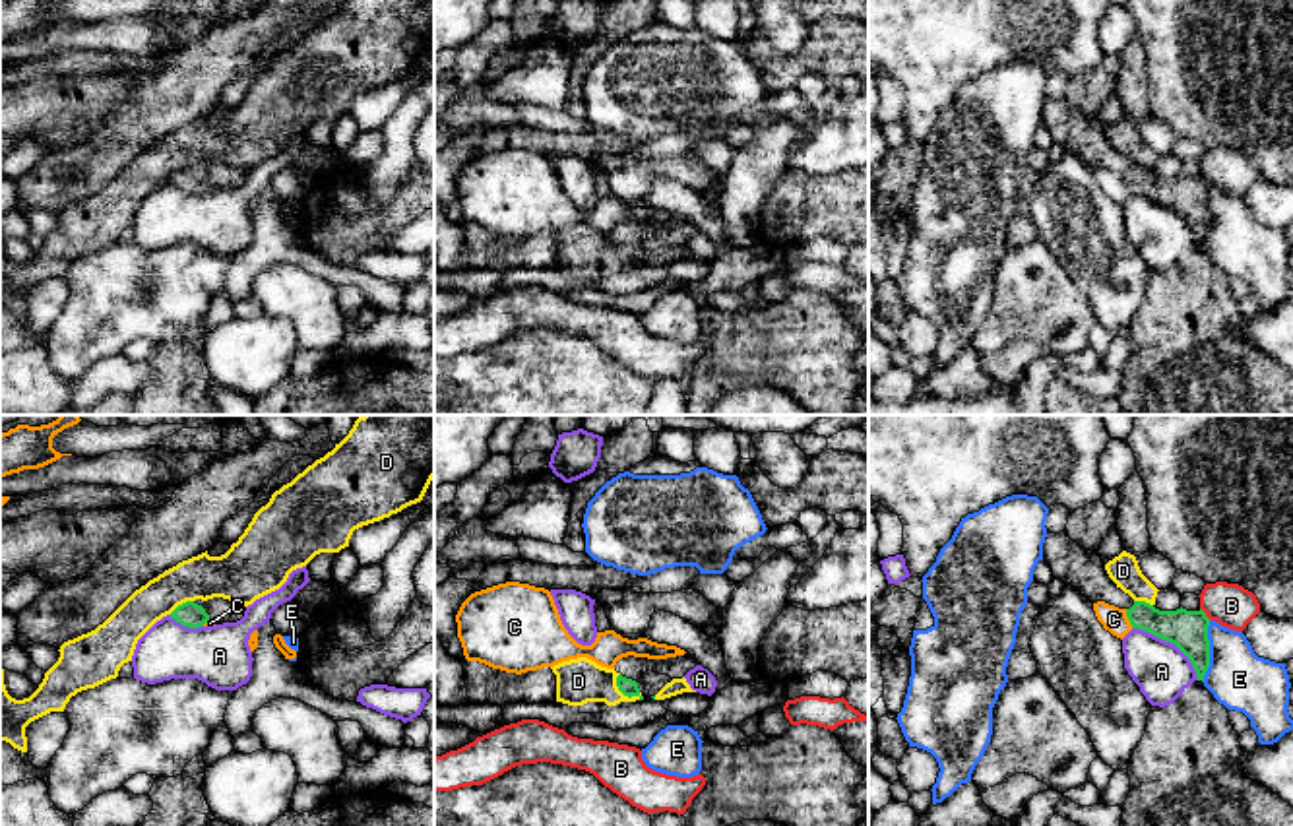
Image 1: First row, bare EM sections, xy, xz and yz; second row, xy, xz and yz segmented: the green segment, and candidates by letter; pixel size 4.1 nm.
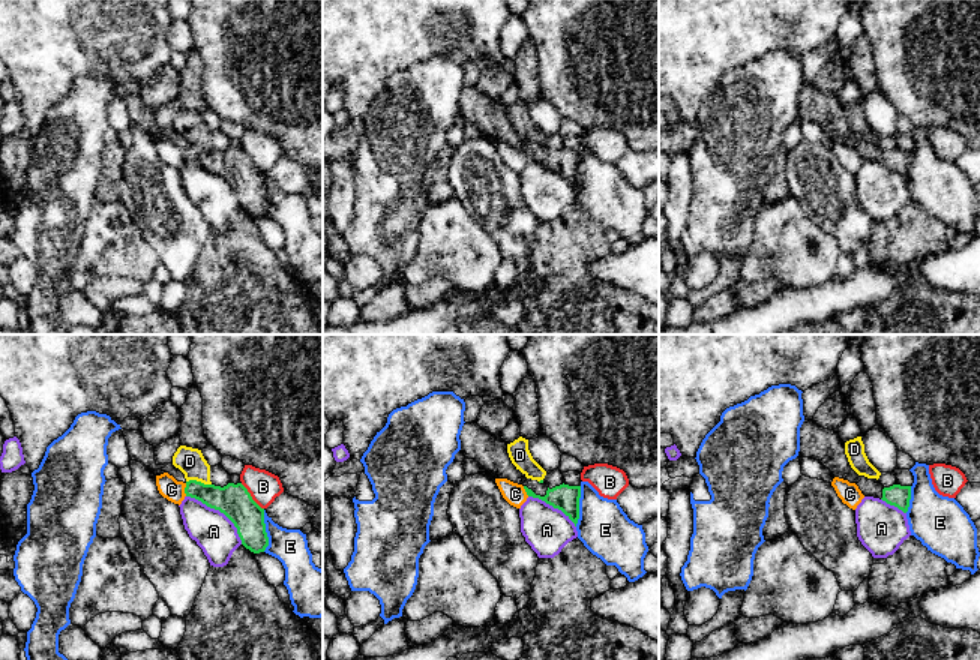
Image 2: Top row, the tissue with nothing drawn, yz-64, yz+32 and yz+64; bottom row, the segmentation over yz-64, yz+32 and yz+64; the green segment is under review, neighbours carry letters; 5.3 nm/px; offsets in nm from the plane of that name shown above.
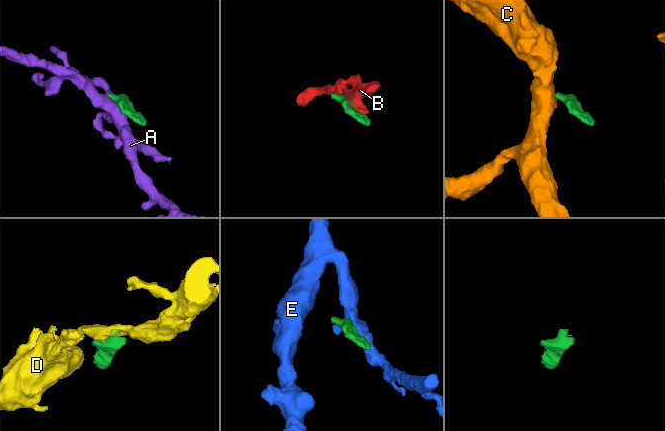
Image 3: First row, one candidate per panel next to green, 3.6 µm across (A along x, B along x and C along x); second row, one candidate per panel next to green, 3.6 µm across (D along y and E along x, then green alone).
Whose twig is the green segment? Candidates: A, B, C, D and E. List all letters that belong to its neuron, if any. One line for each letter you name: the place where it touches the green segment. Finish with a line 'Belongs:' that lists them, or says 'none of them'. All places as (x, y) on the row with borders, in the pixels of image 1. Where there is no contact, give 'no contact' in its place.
Belongs: none of them

